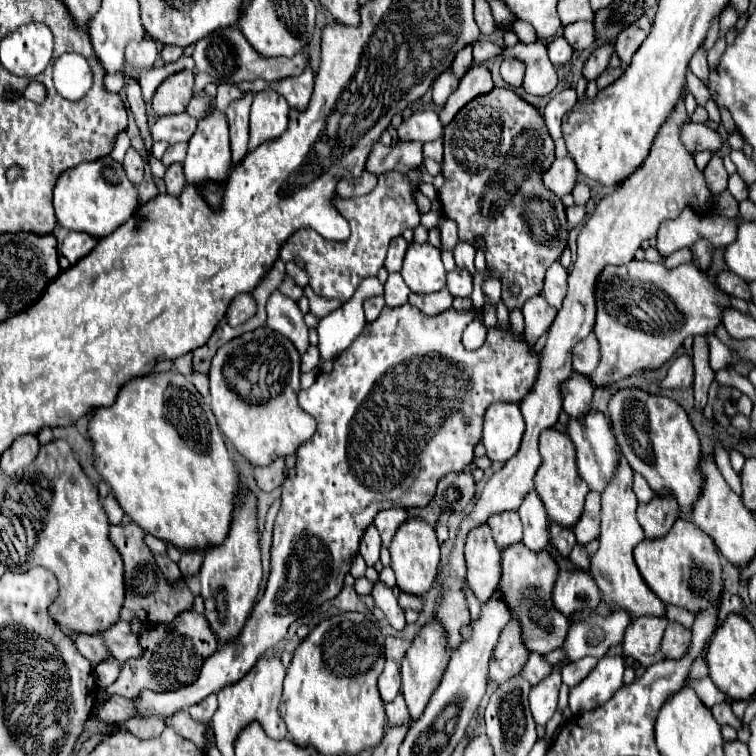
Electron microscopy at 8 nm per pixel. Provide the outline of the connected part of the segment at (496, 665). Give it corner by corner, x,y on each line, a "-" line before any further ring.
508,622
506,628
500,632
498,648
494,648
494,656
490,656
488,666
488,680
504,684
510,676
516,676
528,658
528,650
520,640
520,626
516,622

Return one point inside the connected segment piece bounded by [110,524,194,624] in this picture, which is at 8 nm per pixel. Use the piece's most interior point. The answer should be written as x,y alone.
149,597

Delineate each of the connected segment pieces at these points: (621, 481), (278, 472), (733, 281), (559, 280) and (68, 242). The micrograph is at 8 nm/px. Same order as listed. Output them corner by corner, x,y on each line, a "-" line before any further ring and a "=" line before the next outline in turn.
620,458
620,468
610,482
610,486
602,494
602,528
600,528
600,550
590,560
590,574
596,580
604,600
610,604
612,610
624,608
636,616
664,616
664,604
646,588
646,582
642,580
642,574
638,572
638,566
634,564
632,550
638,542
644,540
642,526
636,520
636,506
638,500
632,492
632,468
624,458
=
278,458
270,466
254,466
254,480
260,490
272,492
276,486
284,482
282,472
284,472
284,458
=
720,272
716,276
716,284
728,294
728,296
736,296
742,300
750,300
750,290
746,286
746,282
742,278
738,278
734,272
=
554,262
546,270
546,280
542,288
542,296
550,302
550,306
560,308
566,294
566,268
560,262
=
70,232
62,244
62,256
68,258
70,264
76,264
82,256
86,256
94,248
96,242
98,242
98,238
94,238
90,234

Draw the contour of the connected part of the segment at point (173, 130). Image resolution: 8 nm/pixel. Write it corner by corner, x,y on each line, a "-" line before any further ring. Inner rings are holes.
186,112
180,114
170,114
170,116
160,116
152,128
152,140
160,142
166,140
168,144
178,144
178,142
188,142
196,130
196,120
190,118

